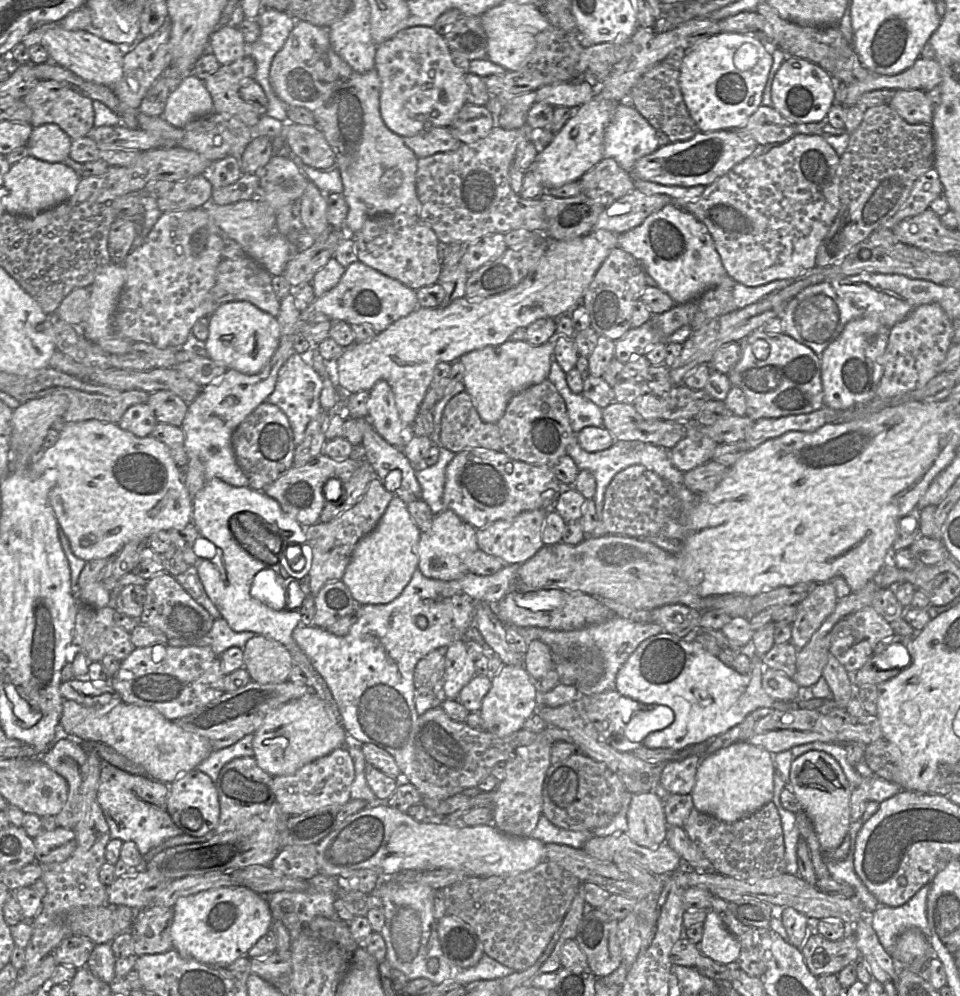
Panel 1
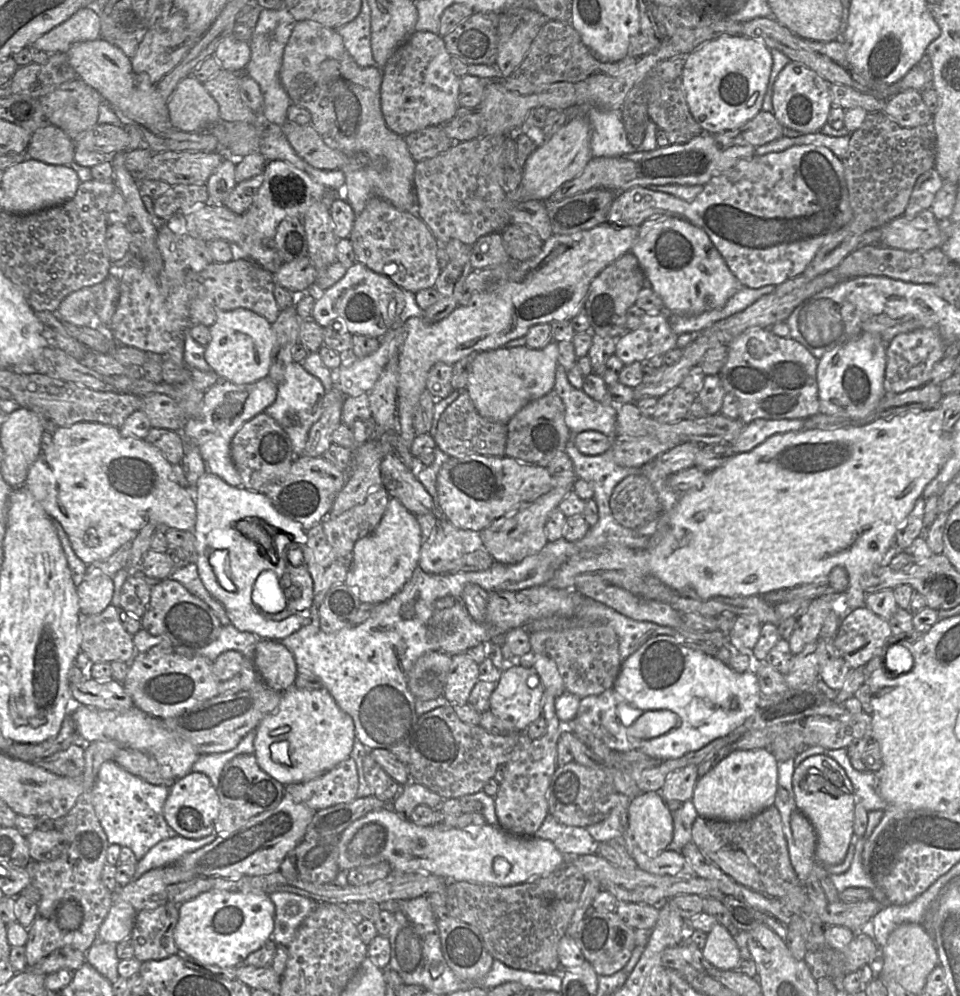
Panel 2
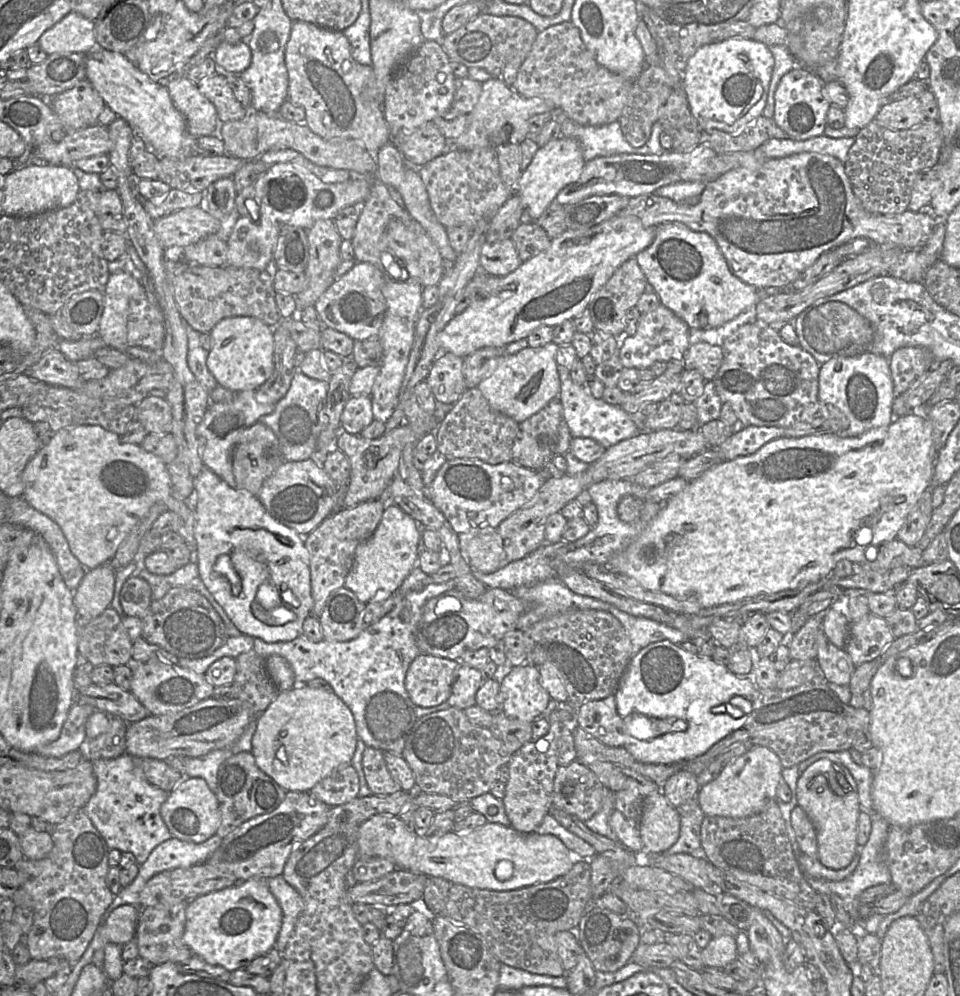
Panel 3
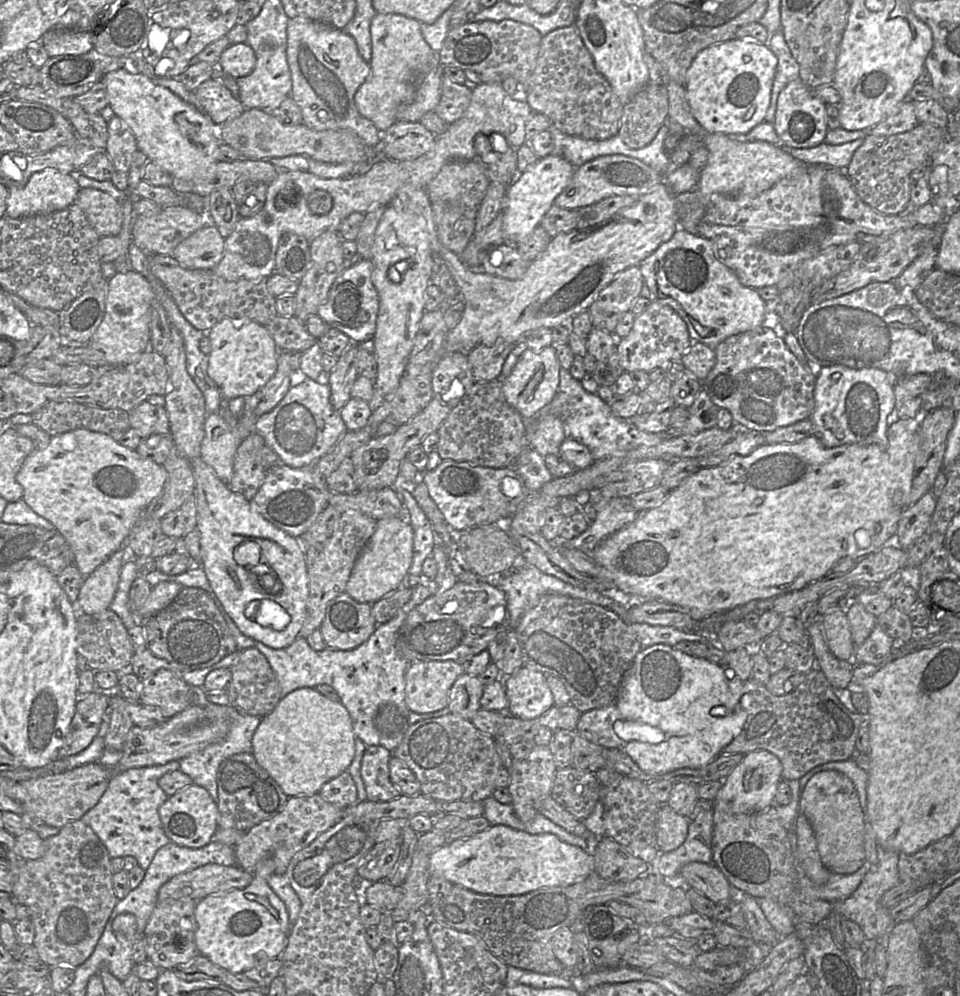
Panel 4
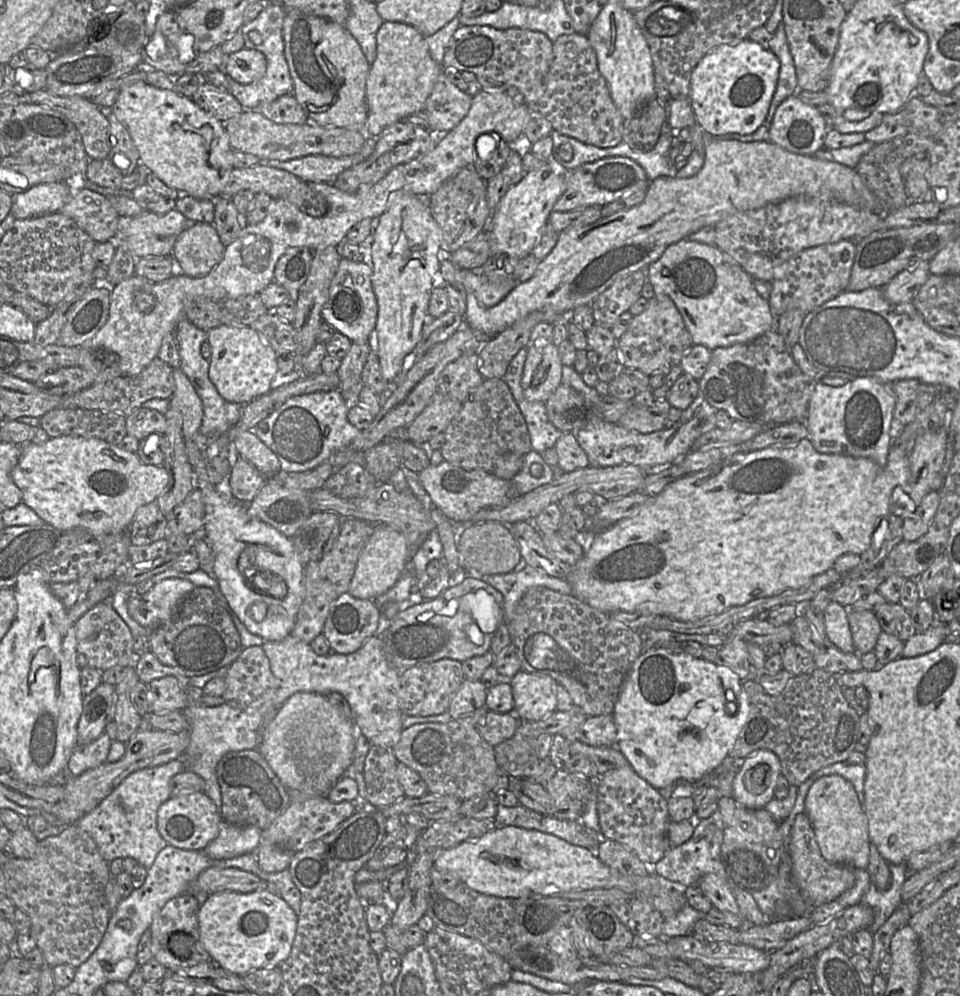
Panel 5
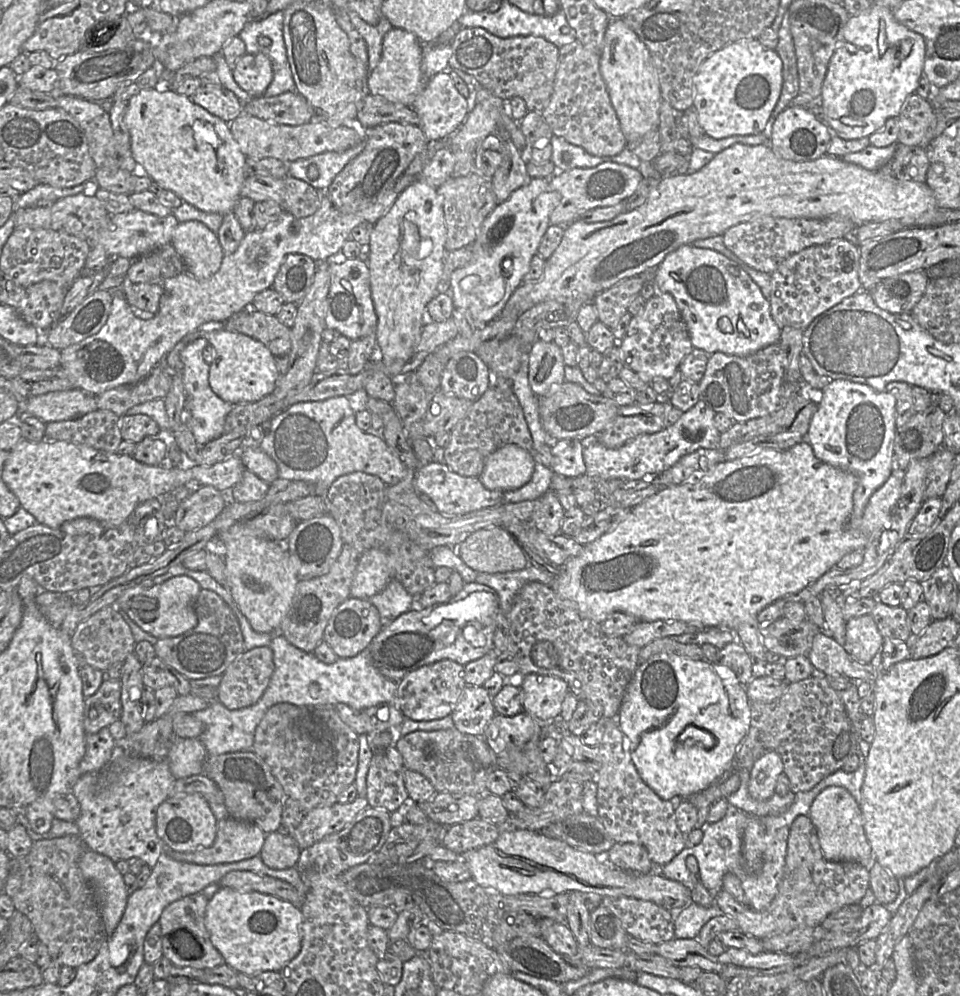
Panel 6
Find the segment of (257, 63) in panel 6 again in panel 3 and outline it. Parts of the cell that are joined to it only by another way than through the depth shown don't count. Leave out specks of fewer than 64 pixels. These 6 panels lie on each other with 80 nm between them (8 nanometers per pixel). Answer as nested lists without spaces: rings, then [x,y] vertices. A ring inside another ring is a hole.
[[[245,40],[237,43],[221,41],[213,51],[213,58],[221,71],[241,74],[252,61],[252,53]]]

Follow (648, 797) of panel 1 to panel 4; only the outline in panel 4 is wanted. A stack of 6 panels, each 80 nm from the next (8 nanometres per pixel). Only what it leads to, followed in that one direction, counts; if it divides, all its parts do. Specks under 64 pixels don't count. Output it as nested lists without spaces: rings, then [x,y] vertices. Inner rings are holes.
[[[662,804],[656,820],[656,841],[661,852],[678,848],[686,839],[690,820]]]

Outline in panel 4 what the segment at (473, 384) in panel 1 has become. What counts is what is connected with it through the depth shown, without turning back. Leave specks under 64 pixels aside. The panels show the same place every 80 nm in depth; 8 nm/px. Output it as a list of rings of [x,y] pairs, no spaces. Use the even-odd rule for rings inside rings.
[[[552,344],[540,351],[533,351],[527,347],[510,375],[502,379],[502,391],[507,403],[515,408],[523,419],[531,418],[548,405],[559,391],[560,367],[556,348]]]

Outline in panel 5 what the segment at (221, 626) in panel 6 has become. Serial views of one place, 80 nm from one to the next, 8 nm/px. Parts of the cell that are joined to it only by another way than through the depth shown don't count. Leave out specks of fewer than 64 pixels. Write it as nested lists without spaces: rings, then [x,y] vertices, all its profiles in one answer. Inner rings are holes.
[[[195,587],[182,600],[176,618],[151,629],[150,652],[163,664],[176,668],[187,677],[201,676],[229,667],[244,649],[237,628],[214,592]]]

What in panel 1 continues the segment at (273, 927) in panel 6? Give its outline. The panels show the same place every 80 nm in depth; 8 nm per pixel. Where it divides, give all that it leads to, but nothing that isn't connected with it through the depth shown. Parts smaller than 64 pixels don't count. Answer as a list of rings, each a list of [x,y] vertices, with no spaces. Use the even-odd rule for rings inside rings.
[[[222,887],[179,898],[173,909],[171,939],[173,949],[184,959],[193,959],[201,964],[231,964],[247,956],[257,941],[271,930],[273,917],[268,901],[260,894],[246,887]]]

